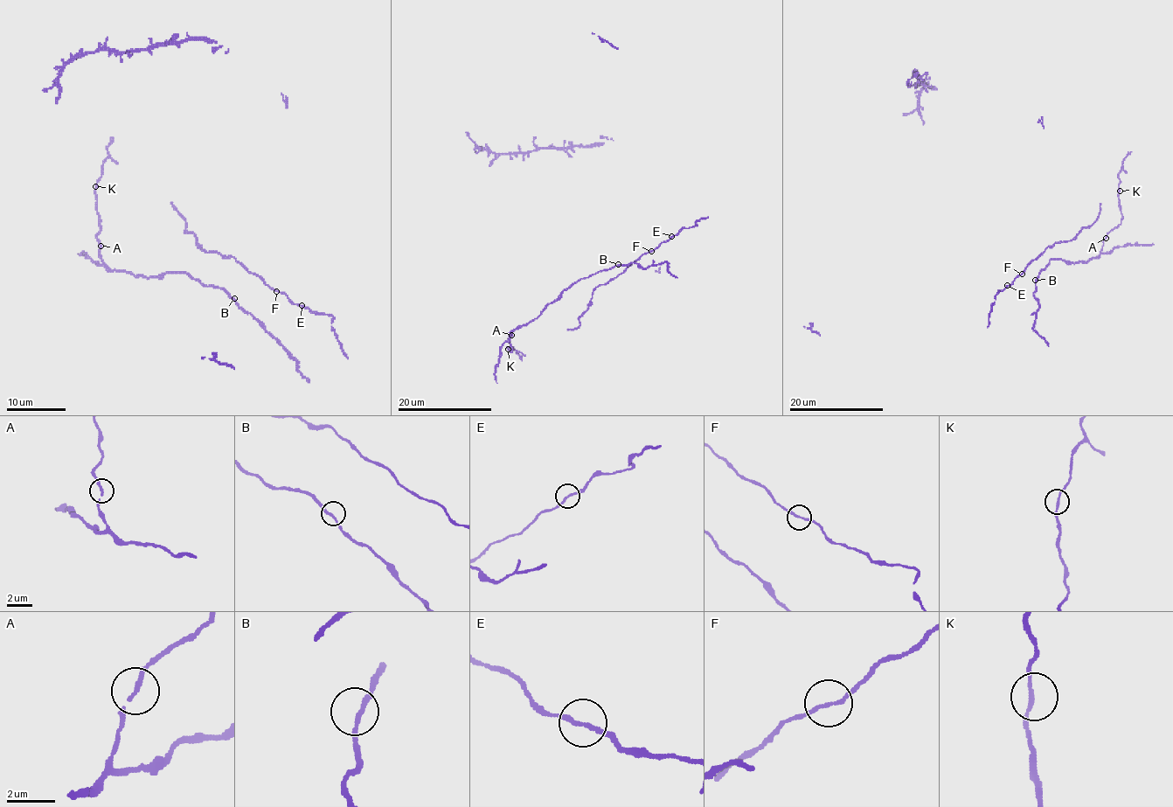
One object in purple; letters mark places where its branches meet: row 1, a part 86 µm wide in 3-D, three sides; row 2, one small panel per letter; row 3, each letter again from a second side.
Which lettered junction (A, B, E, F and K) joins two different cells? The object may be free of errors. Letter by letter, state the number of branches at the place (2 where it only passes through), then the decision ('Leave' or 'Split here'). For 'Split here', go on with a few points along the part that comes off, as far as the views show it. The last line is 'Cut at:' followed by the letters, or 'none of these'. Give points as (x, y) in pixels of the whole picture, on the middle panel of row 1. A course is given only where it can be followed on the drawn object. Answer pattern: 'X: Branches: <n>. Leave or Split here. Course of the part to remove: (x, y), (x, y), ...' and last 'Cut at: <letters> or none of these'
A: Branches: 2. Leave
B: Branches: 2. Leave
E: Branches: 2. Leave
F: Branches: 2. Leave
K: Branches: 2. Leave
Cut at: none of these

